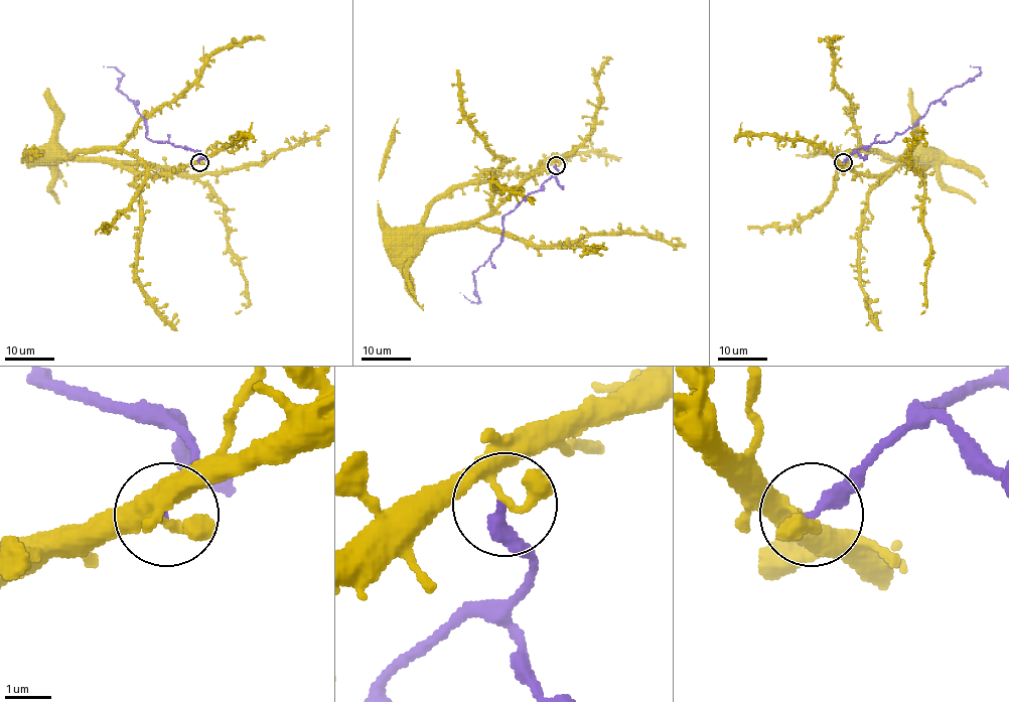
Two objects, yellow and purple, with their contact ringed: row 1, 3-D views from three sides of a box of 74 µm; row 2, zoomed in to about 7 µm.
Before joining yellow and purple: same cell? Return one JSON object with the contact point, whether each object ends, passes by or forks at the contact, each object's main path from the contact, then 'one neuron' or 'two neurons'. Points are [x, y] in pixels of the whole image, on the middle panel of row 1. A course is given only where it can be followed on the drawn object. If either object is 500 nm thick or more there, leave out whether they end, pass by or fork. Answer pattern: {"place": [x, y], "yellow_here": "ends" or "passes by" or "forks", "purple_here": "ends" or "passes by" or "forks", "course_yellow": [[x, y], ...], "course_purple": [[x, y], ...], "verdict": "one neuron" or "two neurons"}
{"place": [556, 165], "yellow_here": "forks", "purple_here": "ends", "course_yellow": [[556, 164], [534, 171], [484, 216], [424, 227], [427, 211], [457, 188], [530, 174], [550, 156], [621, 157]], "course_purple": [[556, 164], [558, 172], [555, 175], [502, 217], [502, 240], [473, 273], [478, 301], [472, 302], [460, 293]], "verdict": "two neurons"}

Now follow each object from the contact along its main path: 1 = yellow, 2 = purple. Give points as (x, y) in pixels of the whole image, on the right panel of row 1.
1: (842, 163), (886, 174), (905, 158), (862, 147), (852, 102), (834, 82), (835, 39)
2: (842, 161), (853, 152), (904, 133), (951, 88), (962, 87), (979, 75), (980, 69), (971, 65)

